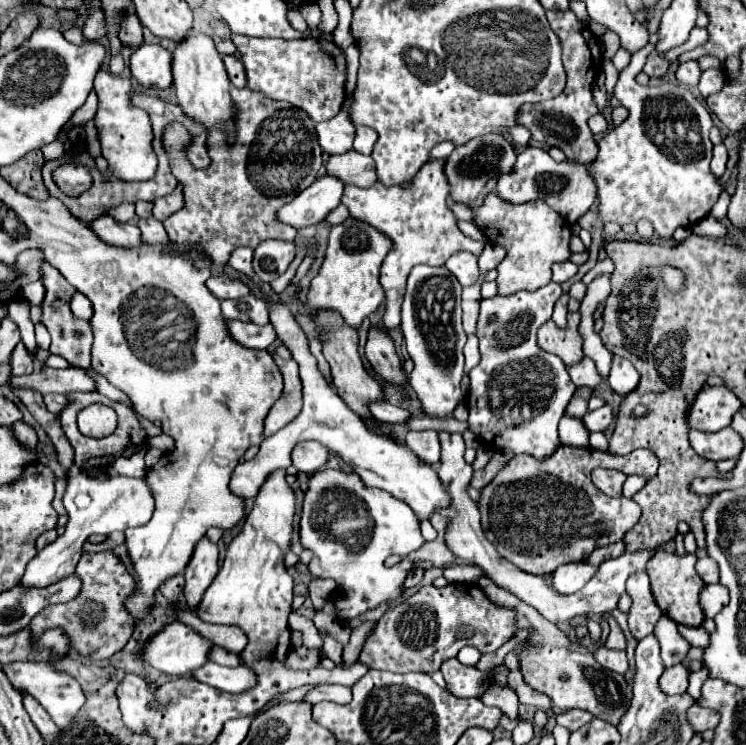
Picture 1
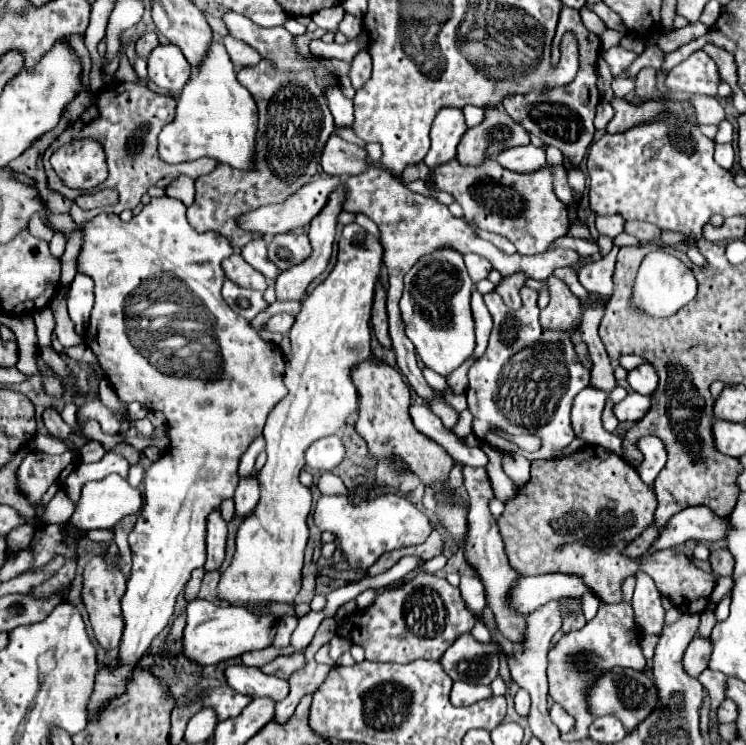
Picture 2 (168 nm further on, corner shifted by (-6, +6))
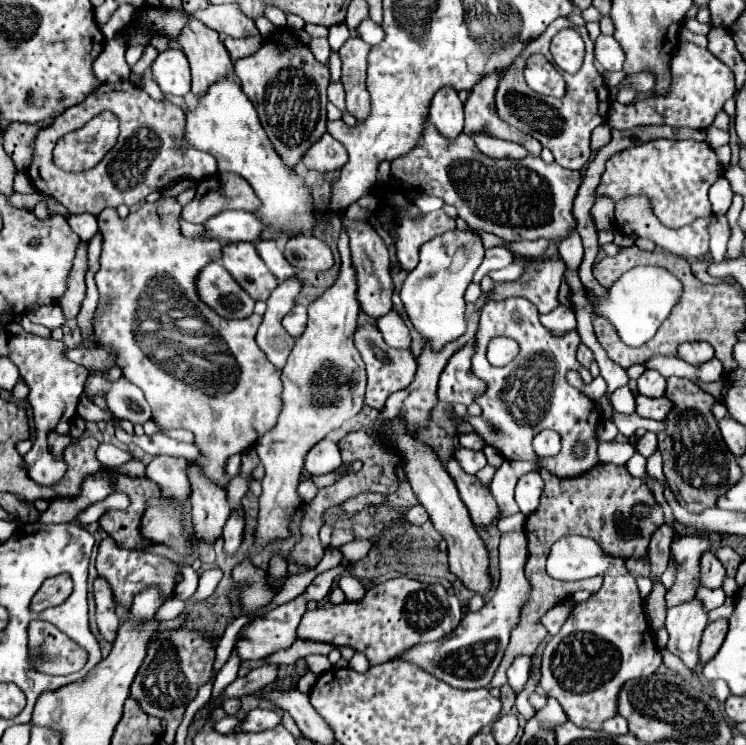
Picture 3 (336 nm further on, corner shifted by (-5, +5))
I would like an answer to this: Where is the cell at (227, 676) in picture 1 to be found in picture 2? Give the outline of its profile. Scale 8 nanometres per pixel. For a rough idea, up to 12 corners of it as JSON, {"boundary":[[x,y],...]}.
{"boundary":[[235,665],[225,671],[227,683],[249,697],[281,701],[289,683]]}

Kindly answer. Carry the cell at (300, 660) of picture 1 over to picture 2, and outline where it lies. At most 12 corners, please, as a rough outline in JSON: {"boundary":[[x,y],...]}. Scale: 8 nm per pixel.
{"boundary":[[303,655],[277,657],[263,665],[267,675],[289,679],[303,667]]}

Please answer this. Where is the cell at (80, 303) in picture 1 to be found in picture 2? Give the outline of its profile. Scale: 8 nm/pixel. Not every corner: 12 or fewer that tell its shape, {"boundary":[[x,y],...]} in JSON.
{"boundary":[[77,273],[69,289],[69,315],[85,333],[93,309],[93,281]]}

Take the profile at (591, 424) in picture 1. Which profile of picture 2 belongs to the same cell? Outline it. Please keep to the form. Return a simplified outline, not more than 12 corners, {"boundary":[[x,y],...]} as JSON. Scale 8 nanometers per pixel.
{"boundary":[[629,393],[613,407],[619,421],[639,421],[651,397]]}

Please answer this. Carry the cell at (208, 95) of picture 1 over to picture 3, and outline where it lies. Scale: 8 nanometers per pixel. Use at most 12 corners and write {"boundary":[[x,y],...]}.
{"boundary":[[234,74],[186,110],[182,138],[240,174],[276,230],[310,232],[310,190],[276,156]]}

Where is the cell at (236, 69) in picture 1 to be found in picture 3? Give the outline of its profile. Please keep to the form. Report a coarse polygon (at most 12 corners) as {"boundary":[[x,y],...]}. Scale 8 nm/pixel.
{"boundary":[[262,36],[226,38],[230,60],[252,56],[264,44]]}

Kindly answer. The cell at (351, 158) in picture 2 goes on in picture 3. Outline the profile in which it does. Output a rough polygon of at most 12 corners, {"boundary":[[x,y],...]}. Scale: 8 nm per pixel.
{"boundary":[[328,132],[304,154],[308,170],[338,172],[346,148]]}

